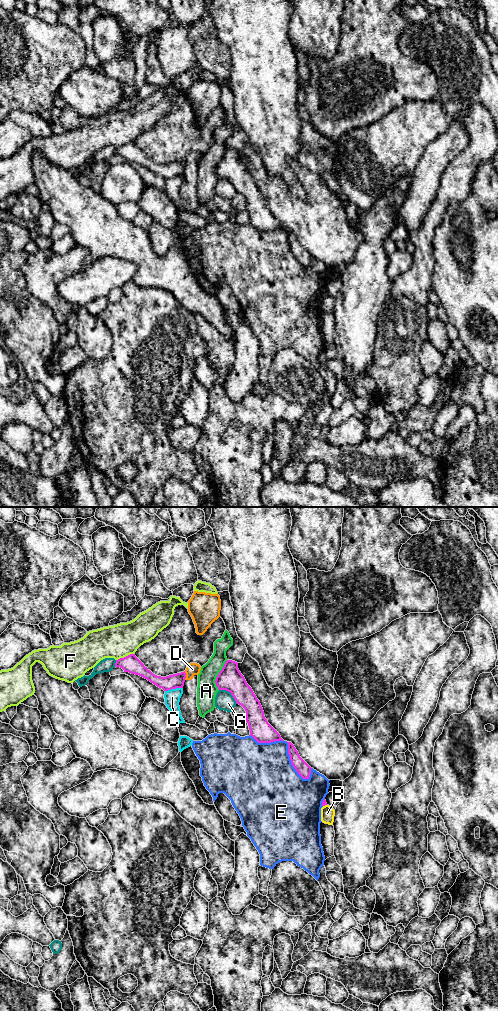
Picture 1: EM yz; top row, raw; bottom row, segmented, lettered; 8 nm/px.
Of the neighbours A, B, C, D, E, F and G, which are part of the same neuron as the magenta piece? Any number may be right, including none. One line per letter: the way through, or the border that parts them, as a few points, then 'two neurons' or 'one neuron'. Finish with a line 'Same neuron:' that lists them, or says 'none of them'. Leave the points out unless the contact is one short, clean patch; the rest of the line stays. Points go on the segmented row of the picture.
A: border yz (227, 660), (215, 680), (215, 685), (218, 689); two neurons
B: border yz (326, 804), (323, 806); two neurons
C: two neurons
D: border yz (184, 671), (185, 679); two neurons
E: two neurons
F: two neurons
G: two neurons
Same neuron: none of them

